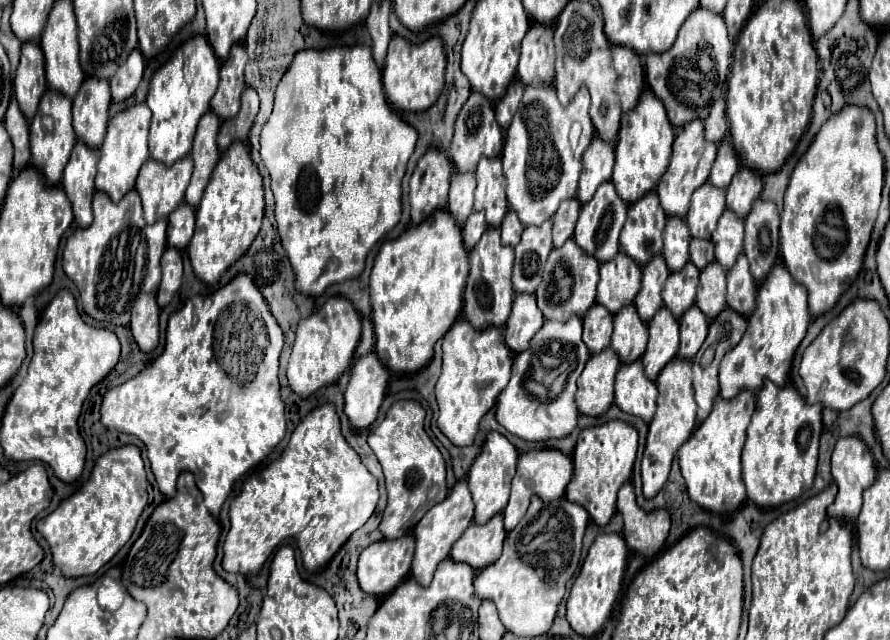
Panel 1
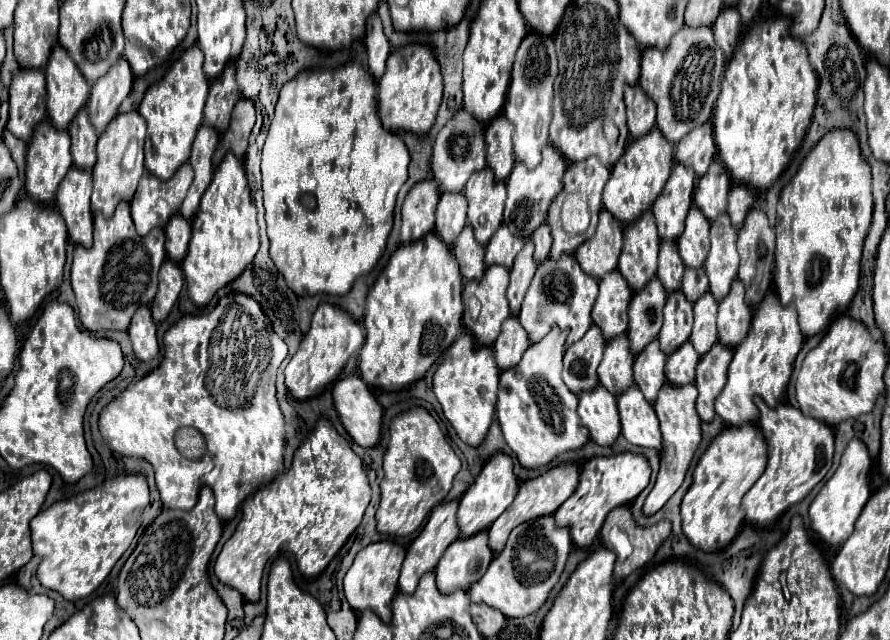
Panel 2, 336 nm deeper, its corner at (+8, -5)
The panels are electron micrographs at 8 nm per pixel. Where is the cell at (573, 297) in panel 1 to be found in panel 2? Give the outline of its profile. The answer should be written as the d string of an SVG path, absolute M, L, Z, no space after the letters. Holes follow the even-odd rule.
M562 254L558 260L546 258L538 266L538 270L526 290L522 310L518 314L520 324L524 326L530 344L540 342L554 326L568 328L566 346L580 340L584 336L584 332L592 326L590 312L596 302L596 296L598 296L598 280L592 278L590 274L586 274L574 256Z

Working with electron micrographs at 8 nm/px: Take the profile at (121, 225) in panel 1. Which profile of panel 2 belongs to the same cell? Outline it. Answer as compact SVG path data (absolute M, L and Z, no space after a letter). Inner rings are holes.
M120 202L112 218L104 218L102 214L94 214L94 244L90 250L76 246L74 250L74 262L72 262L72 288L76 294L78 304L78 316L86 330L98 332L98 330L128 330L130 320L134 312L140 306L150 306L152 298L158 290L158 270L162 262L166 260L164 250L164 230L156 228L148 236L140 236L134 228L132 216L130 216L130 204Z

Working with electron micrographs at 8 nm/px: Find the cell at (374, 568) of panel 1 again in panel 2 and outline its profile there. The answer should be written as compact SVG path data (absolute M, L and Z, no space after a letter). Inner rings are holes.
M376 542L360 550L354 558L354 564L344 576L344 594L352 610L372 610L382 622L392 620L392 598L398 592L398 574L404 562L404 548L396 542Z

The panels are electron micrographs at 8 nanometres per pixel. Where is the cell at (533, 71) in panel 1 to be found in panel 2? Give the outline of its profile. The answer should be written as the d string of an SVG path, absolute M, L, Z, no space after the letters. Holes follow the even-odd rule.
M530 32L518 52L512 66L512 78L506 94L504 116L514 124L514 156L524 162L528 168L536 168L542 160L542 148L550 142L548 126L552 120L552 98L554 98L554 80L558 74L554 40L550 36L540 36Z

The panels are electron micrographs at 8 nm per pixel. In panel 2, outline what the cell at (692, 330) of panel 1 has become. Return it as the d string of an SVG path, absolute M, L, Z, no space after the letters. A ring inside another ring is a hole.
M686 342L684 346L680 346L672 356L668 356L666 362L666 378L670 384L676 386L684 386L684 384L692 384L696 380L696 364L698 364L700 356L694 350L694 346L690 342Z

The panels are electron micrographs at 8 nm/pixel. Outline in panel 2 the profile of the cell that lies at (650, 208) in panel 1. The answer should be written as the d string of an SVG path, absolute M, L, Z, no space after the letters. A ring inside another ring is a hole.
M644 212L636 222L624 226L624 246L618 270L626 278L632 292L640 292L658 270L660 238L652 212Z

